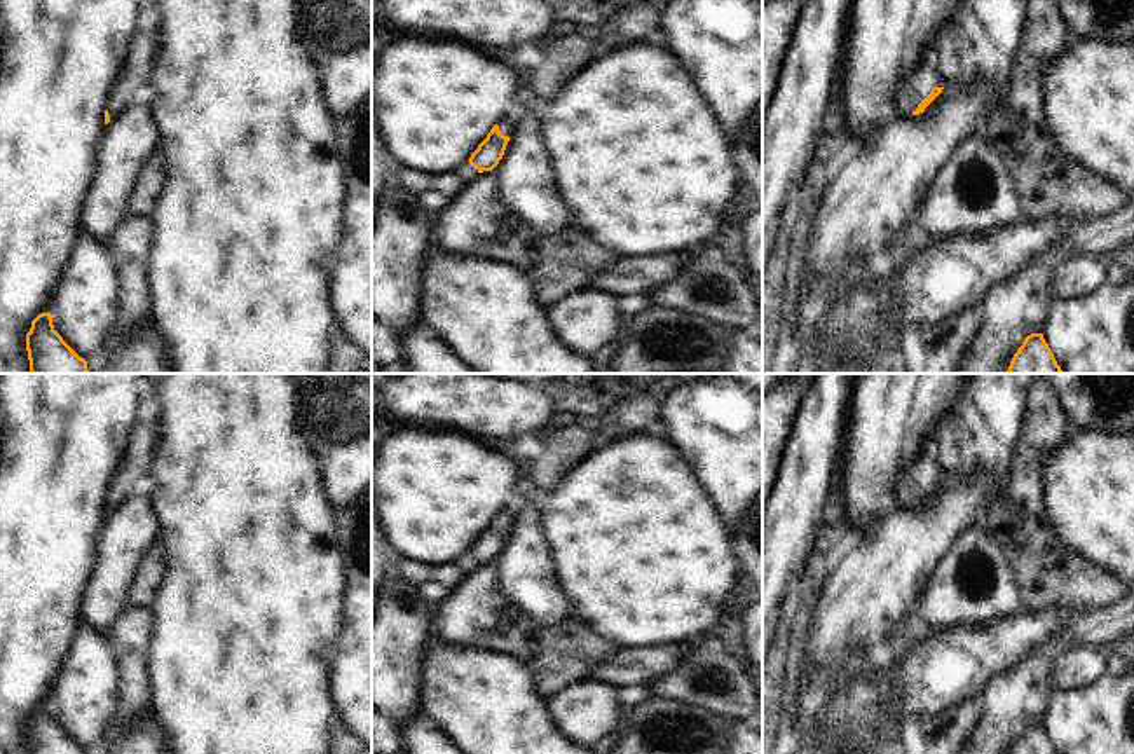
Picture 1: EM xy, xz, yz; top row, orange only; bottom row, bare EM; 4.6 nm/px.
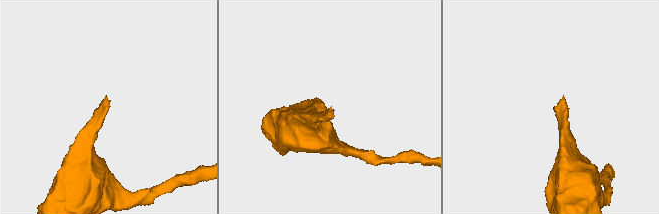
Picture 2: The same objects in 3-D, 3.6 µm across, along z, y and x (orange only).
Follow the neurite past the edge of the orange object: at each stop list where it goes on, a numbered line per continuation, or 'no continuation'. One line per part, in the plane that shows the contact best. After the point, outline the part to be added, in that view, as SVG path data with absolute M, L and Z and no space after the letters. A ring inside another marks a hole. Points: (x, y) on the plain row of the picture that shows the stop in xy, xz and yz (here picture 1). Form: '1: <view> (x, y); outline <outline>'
1: yz (916, 475); outline M925 452L914 454L895 476L895 494L902 508L912 508L918 496L933 478L944 478L946 471Z

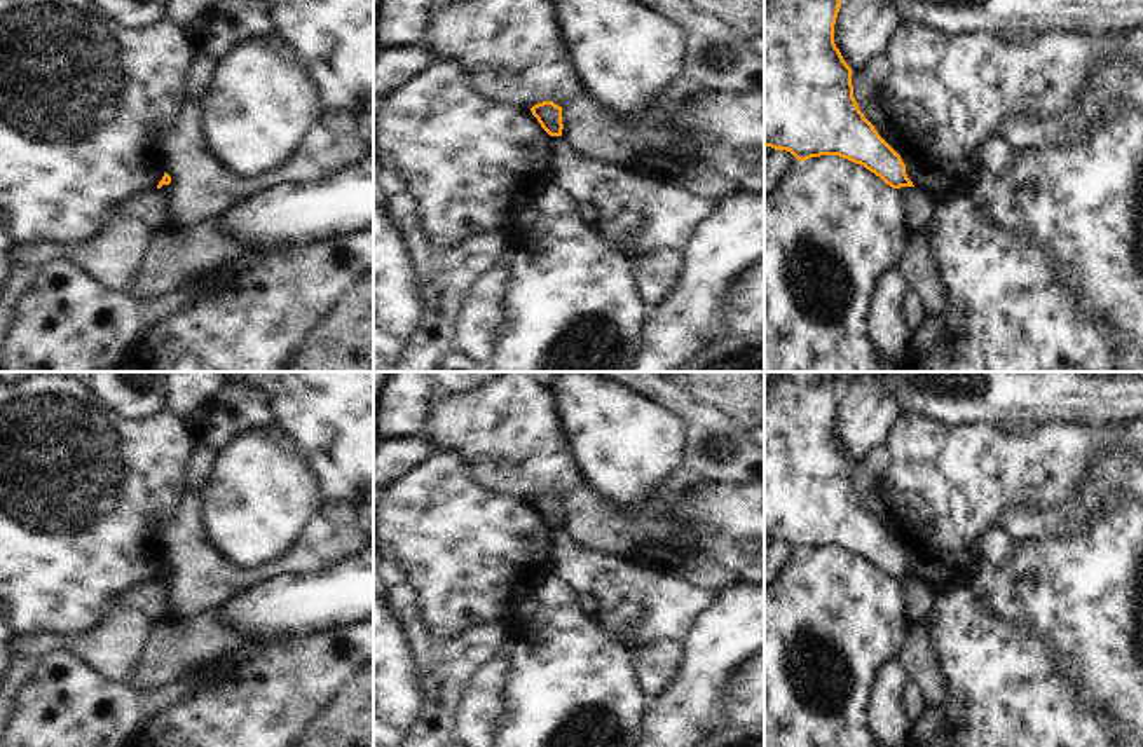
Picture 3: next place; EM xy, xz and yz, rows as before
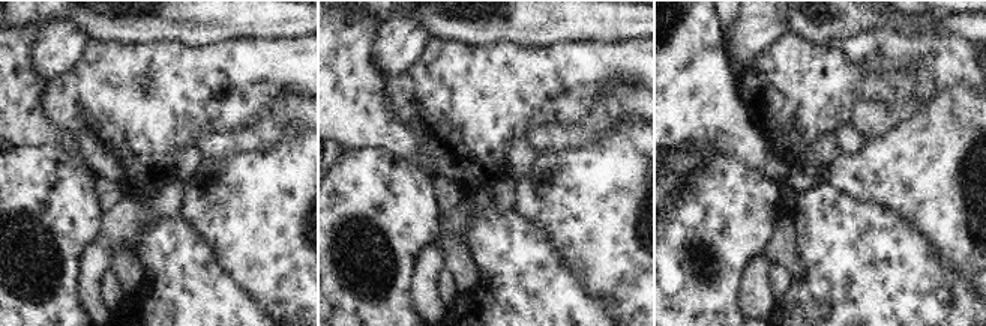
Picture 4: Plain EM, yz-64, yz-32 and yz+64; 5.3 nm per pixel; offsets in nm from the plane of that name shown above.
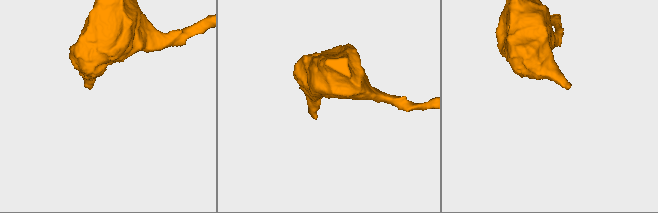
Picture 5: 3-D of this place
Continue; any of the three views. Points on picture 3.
no continuation

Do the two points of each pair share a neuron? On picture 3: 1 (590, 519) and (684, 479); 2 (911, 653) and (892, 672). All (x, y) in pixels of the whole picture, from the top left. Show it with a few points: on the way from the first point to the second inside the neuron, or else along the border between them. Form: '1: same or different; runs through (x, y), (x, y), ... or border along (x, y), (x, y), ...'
1: same; runs through (613, 520), (643, 520), (662, 501)
2: different; border along (896, 660), (910, 681)

